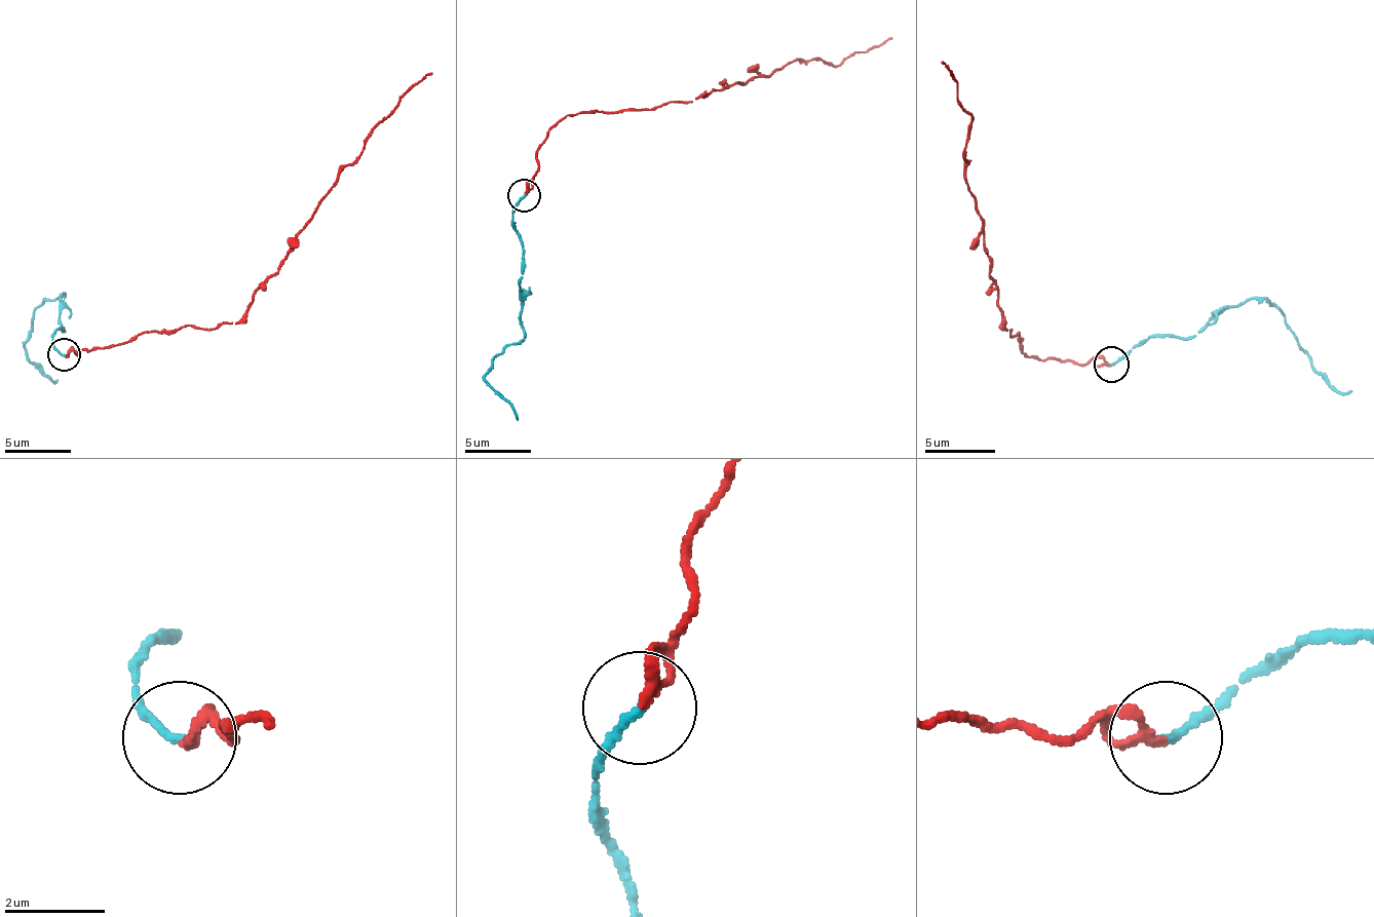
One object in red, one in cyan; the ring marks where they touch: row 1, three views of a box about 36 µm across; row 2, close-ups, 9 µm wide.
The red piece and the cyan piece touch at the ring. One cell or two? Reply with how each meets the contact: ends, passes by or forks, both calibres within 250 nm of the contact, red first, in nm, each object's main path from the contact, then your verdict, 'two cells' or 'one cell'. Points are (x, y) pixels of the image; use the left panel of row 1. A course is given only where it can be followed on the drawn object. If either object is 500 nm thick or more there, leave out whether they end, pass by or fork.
red ends | cyan ends | 200/160 nm | red via (63, 357), (122, 344), (146, 331), (238, 320), (331, 186), (393, 107), (432, 73) | cyan via (63, 354), (53, 338), (63, 331), (63, 295), (46, 298), (34, 311), (24, 347), (56, 380) | one cell

